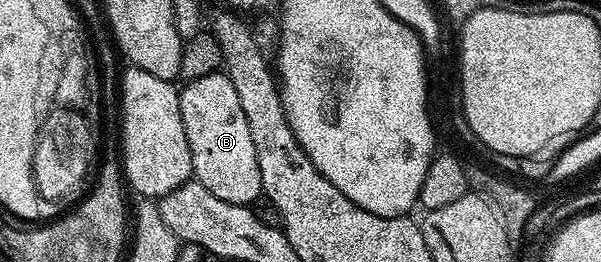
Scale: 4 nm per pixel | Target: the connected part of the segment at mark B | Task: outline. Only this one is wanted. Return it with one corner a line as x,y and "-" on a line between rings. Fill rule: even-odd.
219,70
206,77
187,80
183,86
179,88
182,129
186,129
186,141
190,141
195,182
206,185
206,189
210,189
210,193
214,193
214,197
219,197
221,201
230,201
239,207
255,204
264,189
262,173
258,169
254,137
250,137
250,125
246,125
246,113
242,113
242,105
238,102
238,93
234,90
230,77

